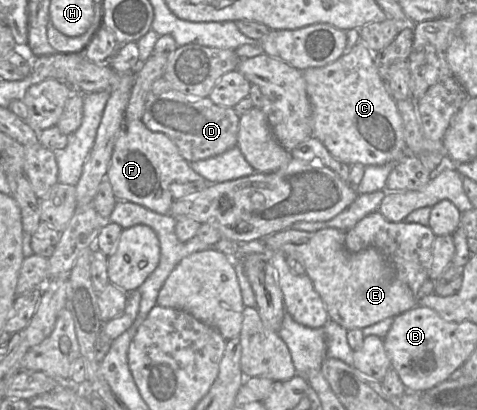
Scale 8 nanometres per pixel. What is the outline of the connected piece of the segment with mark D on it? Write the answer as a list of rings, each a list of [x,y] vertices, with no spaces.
[[[163,77],[152,84],[142,116],[144,125],[167,135],[188,163],[220,155],[237,146],[239,119],[234,108],[217,105],[209,97],[189,97],[175,90]]]

